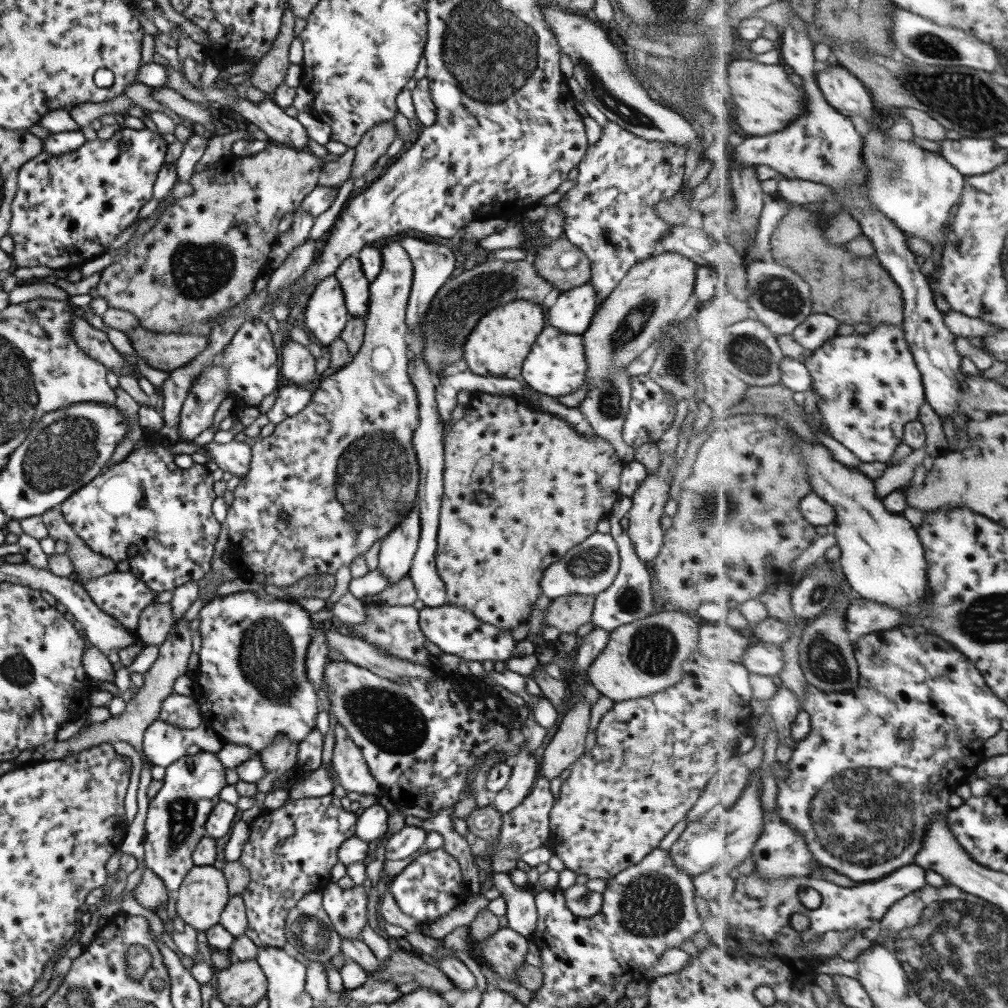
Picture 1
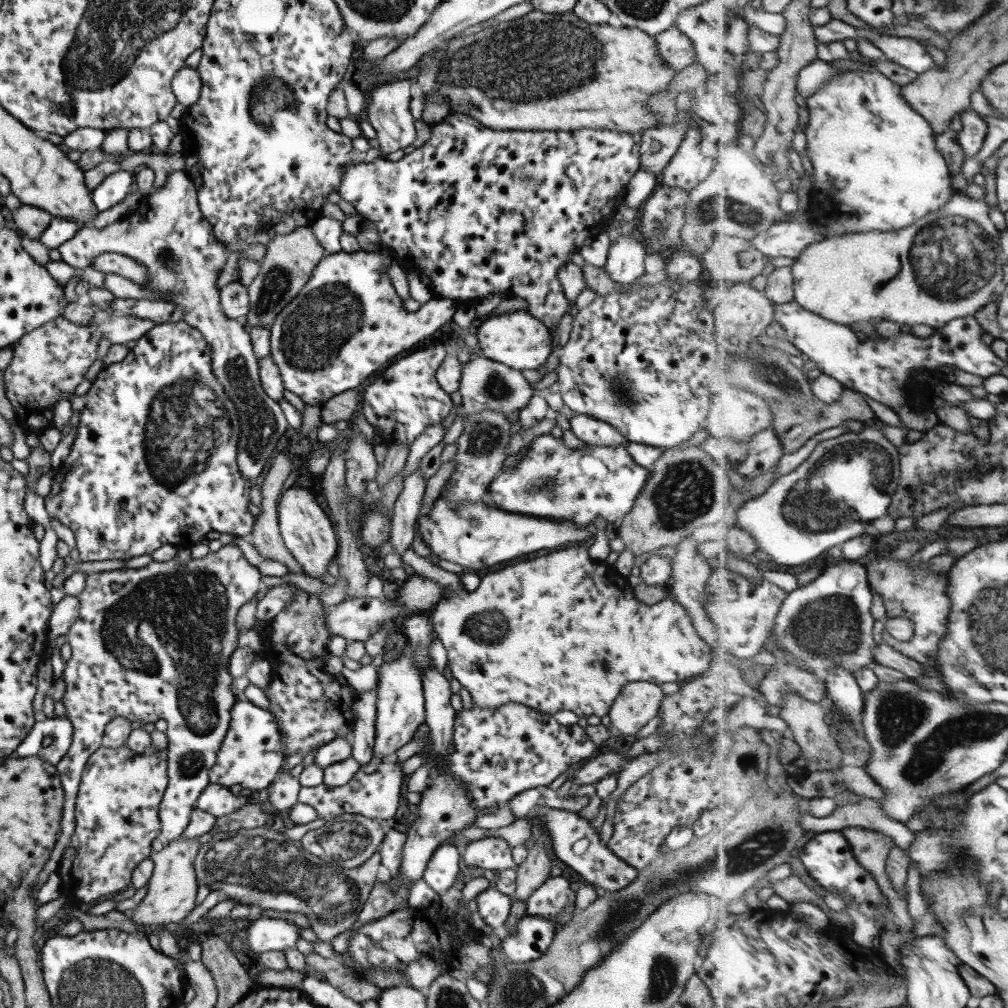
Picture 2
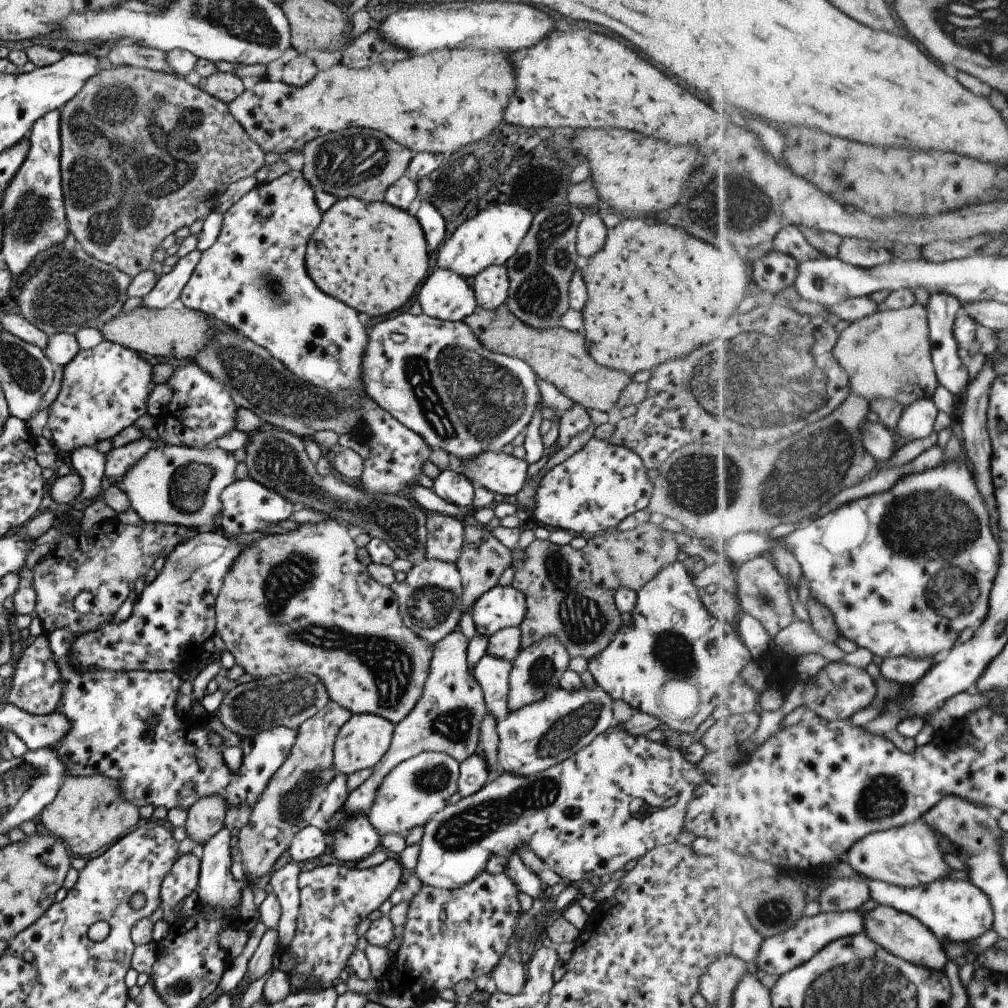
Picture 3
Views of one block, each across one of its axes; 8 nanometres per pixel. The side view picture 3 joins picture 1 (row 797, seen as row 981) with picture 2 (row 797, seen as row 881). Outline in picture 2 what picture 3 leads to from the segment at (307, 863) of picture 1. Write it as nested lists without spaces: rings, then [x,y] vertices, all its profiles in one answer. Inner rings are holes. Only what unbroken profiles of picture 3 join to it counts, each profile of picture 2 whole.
[[[393,757],[383,761],[370,760],[361,766],[360,770],[357,770],[344,785],[329,788],[325,783],[321,783],[319,786],[300,787],[297,800],[299,803],[313,807],[317,817],[325,821],[339,818],[343,813],[347,813],[389,824],[399,806],[401,789],[406,782],[401,771],[401,763]]]

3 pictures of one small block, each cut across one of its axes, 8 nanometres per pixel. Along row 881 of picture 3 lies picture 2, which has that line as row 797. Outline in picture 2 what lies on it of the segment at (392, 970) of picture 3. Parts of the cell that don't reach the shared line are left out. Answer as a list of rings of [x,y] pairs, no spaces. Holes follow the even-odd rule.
[[[507,702],[497,708],[463,709],[455,712],[453,722],[453,740],[447,756],[443,758],[443,771],[453,773],[465,783],[471,805],[481,812],[483,808],[498,808],[505,805],[511,797],[522,790],[548,786],[559,774],[563,774],[571,764],[586,761],[596,755],[598,746],[589,740],[587,733],[579,725],[561,726],[551,715],[533,710],[529,706]]]

